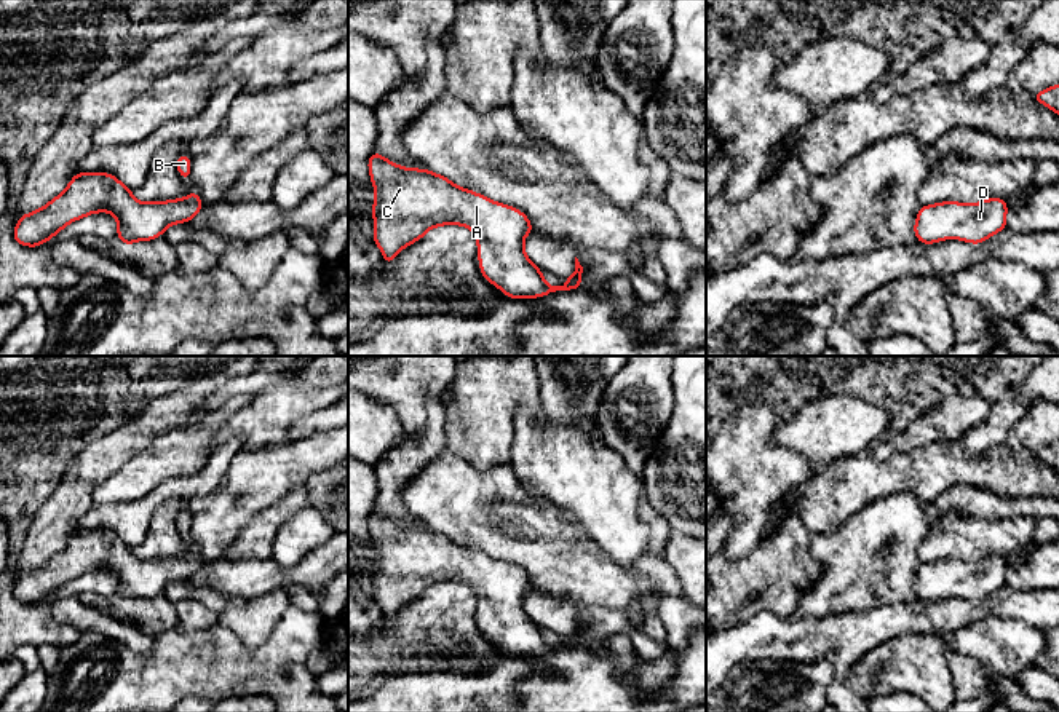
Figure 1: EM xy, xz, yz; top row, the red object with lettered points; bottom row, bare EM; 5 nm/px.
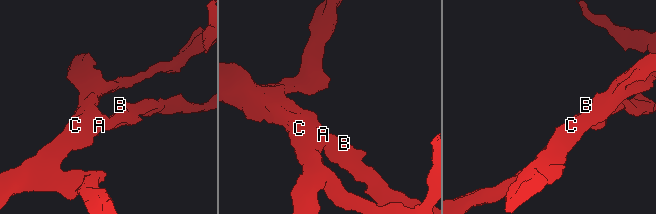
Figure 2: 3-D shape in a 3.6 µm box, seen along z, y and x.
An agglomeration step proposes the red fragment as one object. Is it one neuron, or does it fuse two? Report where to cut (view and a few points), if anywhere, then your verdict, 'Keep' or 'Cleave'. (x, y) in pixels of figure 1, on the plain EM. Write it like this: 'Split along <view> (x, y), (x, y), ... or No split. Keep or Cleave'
No split. Keep

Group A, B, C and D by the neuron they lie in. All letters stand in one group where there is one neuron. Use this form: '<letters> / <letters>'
A B C D

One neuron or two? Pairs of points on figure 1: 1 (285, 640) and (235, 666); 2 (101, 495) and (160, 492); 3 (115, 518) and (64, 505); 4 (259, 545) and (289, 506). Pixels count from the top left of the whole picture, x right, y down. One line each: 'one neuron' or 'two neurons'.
1: one neuron
2: two neurons
3: two neurons
4: one neuron

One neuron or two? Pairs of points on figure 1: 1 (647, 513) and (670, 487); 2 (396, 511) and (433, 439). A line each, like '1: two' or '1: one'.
1: two
2: one

